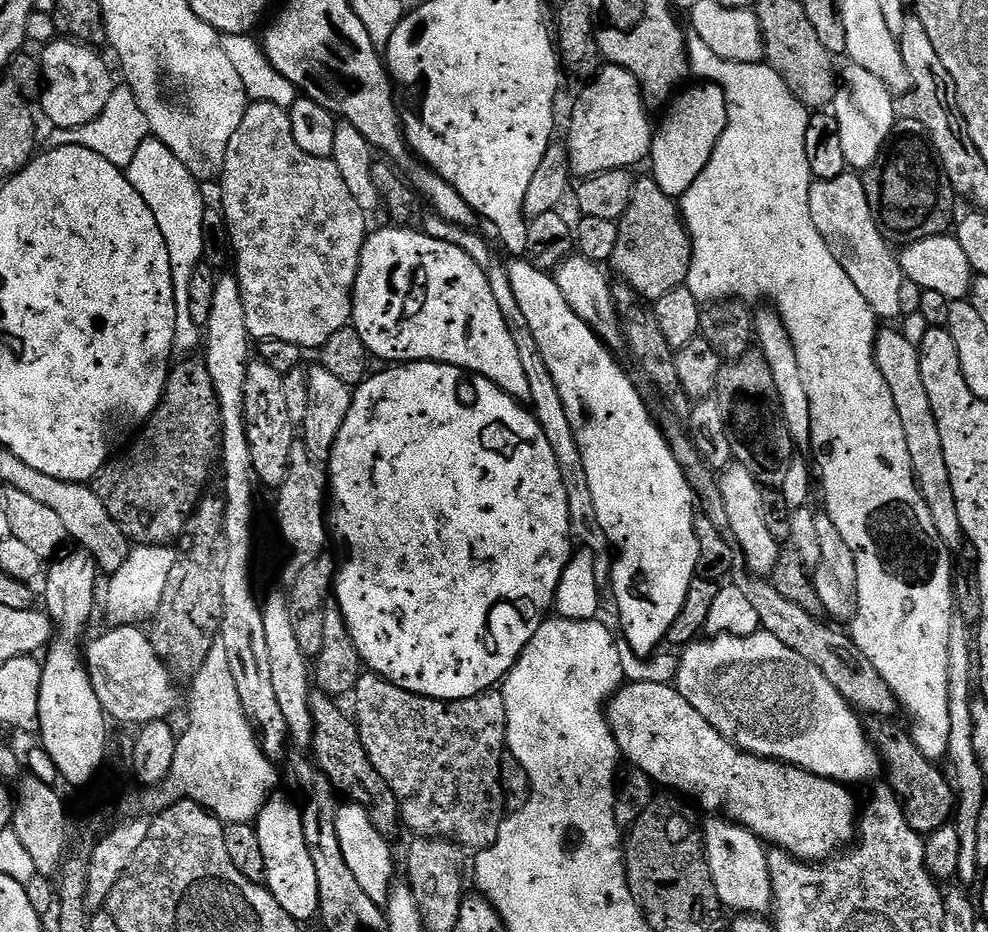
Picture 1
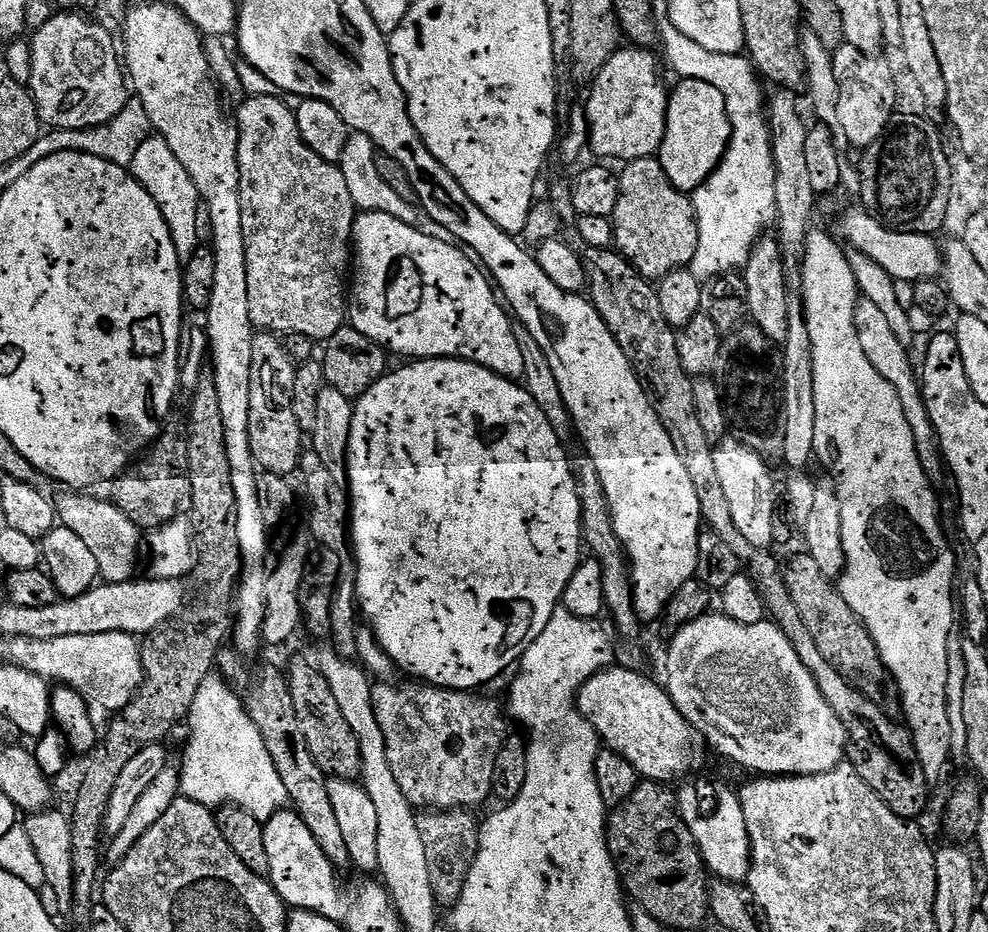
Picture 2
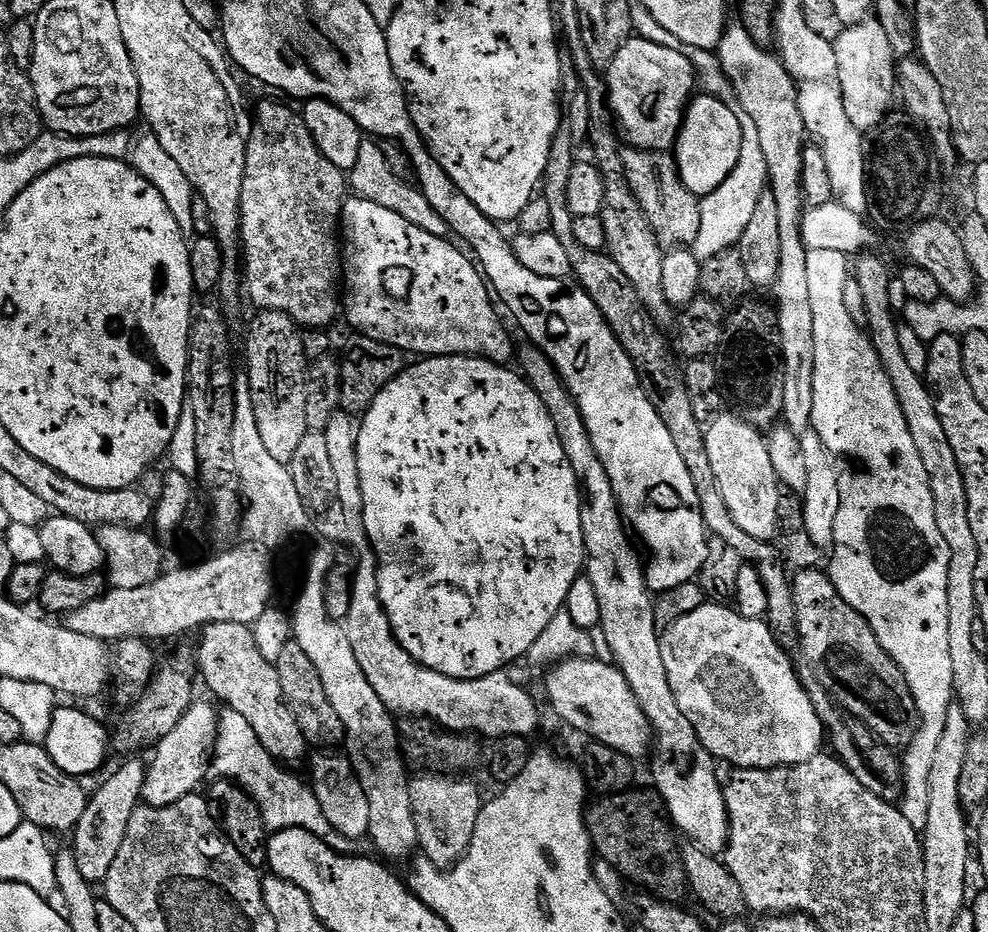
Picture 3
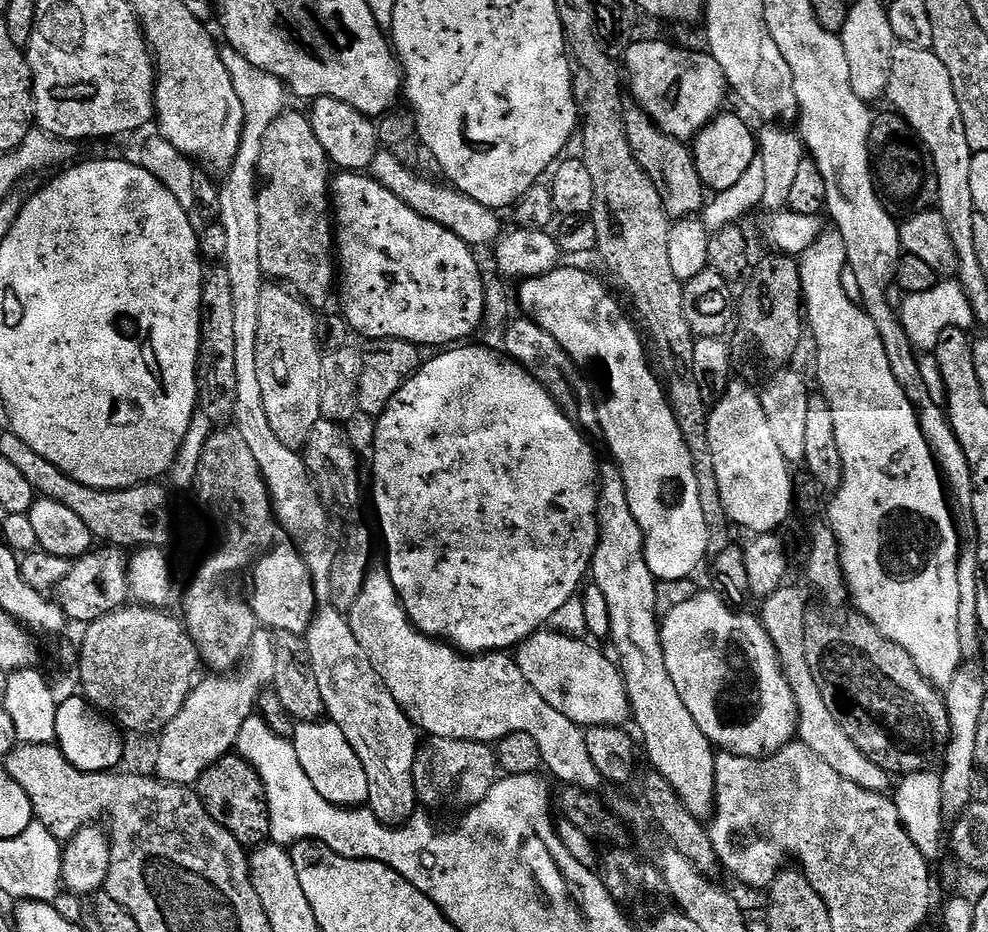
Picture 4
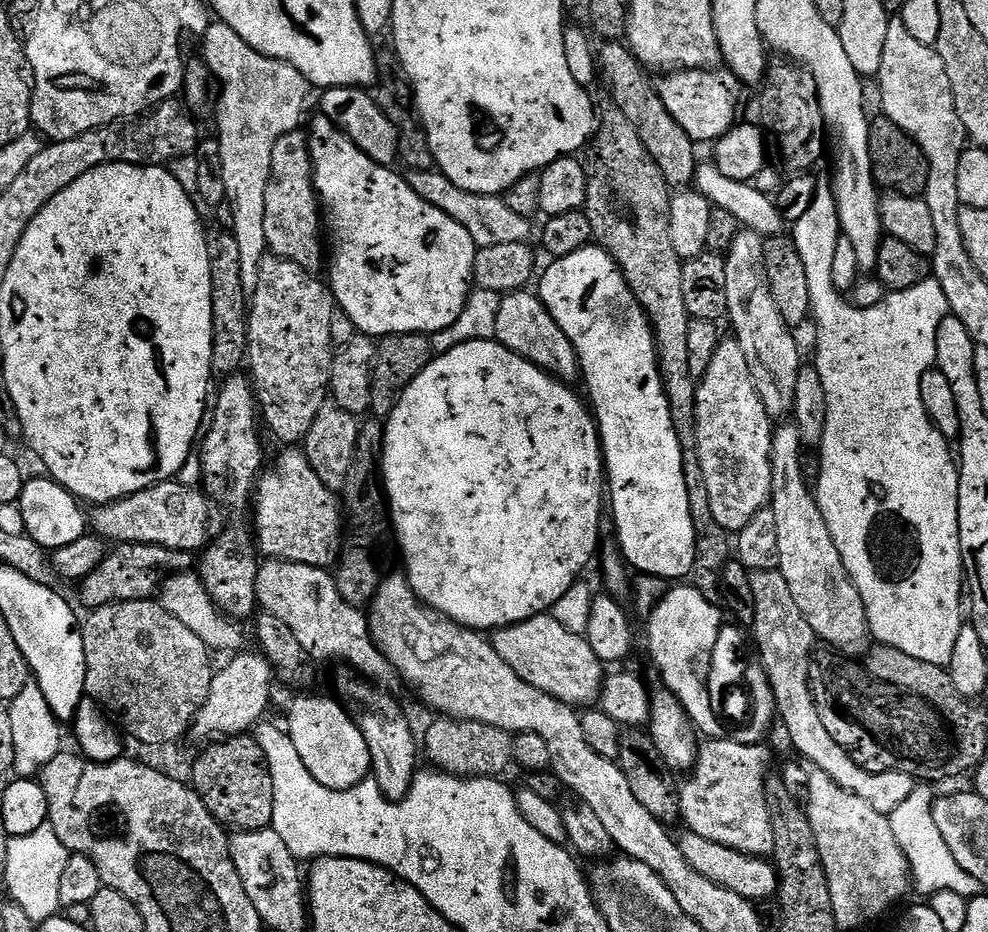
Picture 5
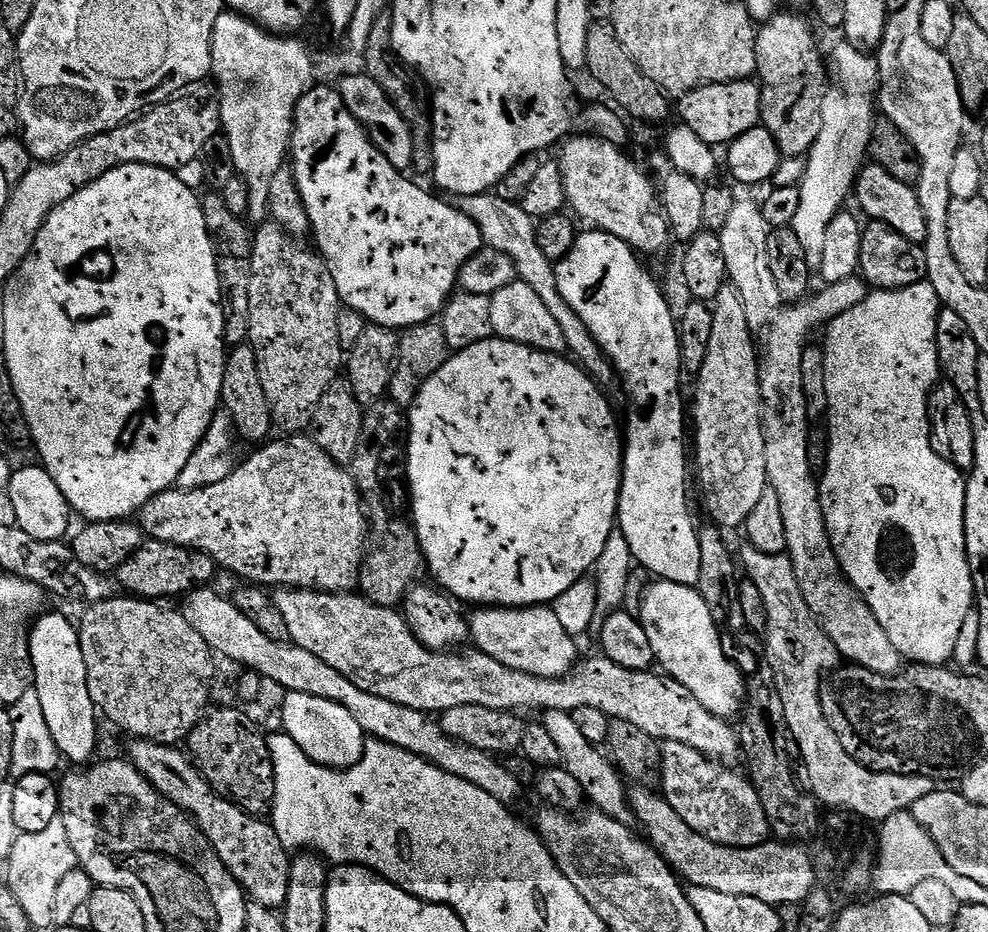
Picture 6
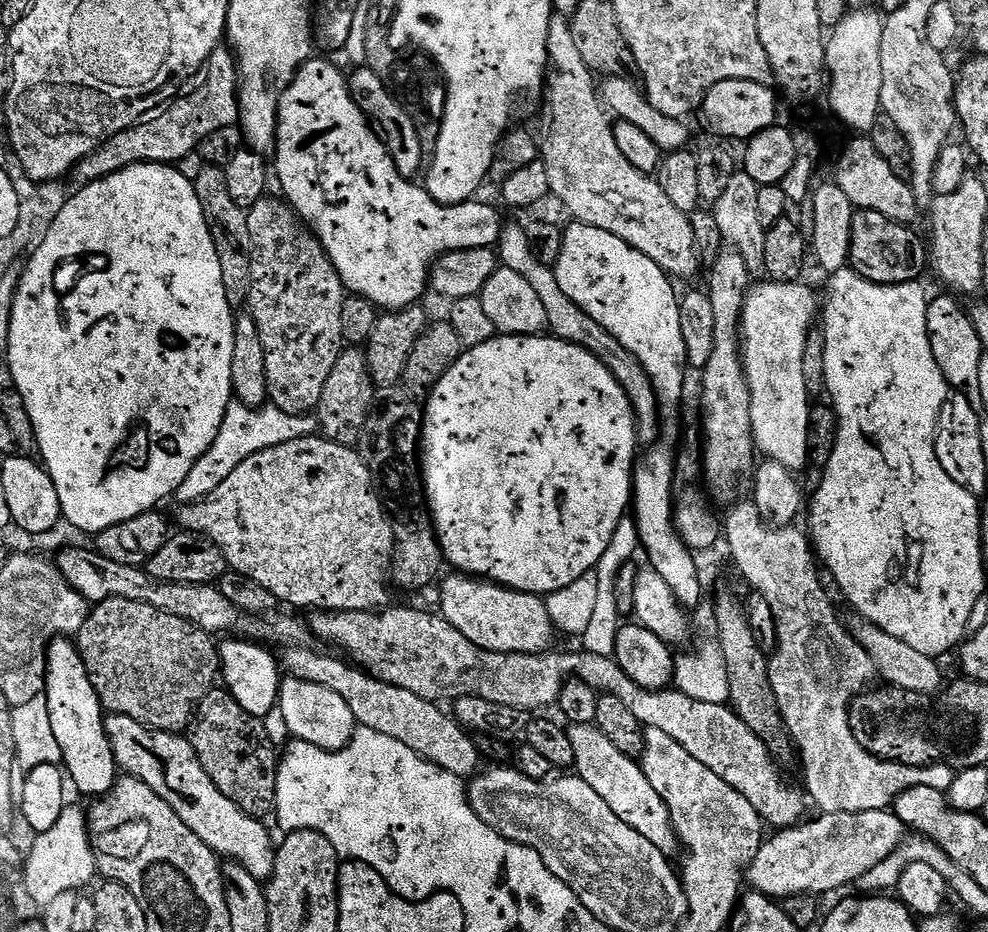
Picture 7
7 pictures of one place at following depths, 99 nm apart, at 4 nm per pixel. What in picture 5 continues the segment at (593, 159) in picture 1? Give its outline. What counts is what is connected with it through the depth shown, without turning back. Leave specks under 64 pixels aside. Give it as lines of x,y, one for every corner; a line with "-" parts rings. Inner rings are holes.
681,68
659,78
661,80
657,79
655,85
663,105
666,110
670,110
670,114
674,114
674,122
678,122
678,126
686,130
692,141
718,141
737,123
736,107
740,104
742,85
733,72
710,68

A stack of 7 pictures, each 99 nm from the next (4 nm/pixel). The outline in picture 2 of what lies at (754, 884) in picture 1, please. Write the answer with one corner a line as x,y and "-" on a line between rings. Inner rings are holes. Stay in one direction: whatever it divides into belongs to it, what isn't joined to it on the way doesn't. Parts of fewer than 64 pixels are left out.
696,780
678,788
678,807
709,873
718,880
744,884
752,865
752,843
739,795
716,780

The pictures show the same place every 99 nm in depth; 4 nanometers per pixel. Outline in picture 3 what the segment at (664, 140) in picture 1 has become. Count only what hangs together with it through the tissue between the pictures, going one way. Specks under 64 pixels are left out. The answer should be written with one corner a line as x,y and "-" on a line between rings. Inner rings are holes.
696,94
685,111
674,155
684,185
695,196
703,198
718,190
738,165
742,155
743,119
732,106
719,96

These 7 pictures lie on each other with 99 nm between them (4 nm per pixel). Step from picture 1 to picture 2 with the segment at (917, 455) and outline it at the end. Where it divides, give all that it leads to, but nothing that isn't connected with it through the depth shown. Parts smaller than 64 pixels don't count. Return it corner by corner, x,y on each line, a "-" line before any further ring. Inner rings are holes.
861,297
855,308
855,329
859,334
859,342
862,350
865,351
866,358
874,366
874,370
882,375
882,378
890,382
894,387
895,394
898,395
902,410
910,425
911,433
914,435
915,446
918,451
919,462
922,464
923,472
927,474
929,480
938,484
944,475
943,455
939,448
939,441
933,430
933,423
930,422
929,412
923,396
923,387
912,360
908,354
909,349
894,335
894,330
888,324
887,317
880,312
880,309
870,299

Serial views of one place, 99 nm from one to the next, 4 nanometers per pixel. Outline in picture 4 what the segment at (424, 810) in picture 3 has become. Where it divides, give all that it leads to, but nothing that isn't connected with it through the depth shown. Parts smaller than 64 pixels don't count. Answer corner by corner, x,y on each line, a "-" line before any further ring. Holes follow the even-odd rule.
428,736
425,741
417,747
414,758
414,790
423,807
467,810
490,794
500,772
493,745
437,736

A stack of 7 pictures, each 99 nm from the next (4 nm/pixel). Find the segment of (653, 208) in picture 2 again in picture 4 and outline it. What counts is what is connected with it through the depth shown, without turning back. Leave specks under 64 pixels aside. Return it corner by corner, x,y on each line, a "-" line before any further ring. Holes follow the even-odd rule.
639,106
625,107
626,138
630,141
630,150
634,150
634,158
638,158
638,166
646,170
650,182
658,186
658,194
662,194
662,206
673,221
696,218
703,213
706,205
706,189
702,178
698,178
698,166
692,157
692,148
685,141
670,138
653,122
643,108

